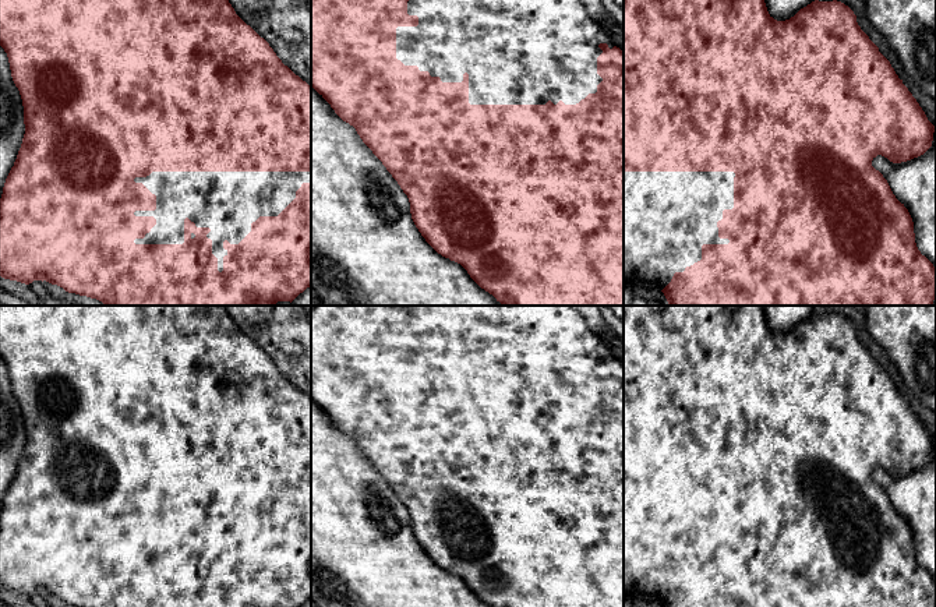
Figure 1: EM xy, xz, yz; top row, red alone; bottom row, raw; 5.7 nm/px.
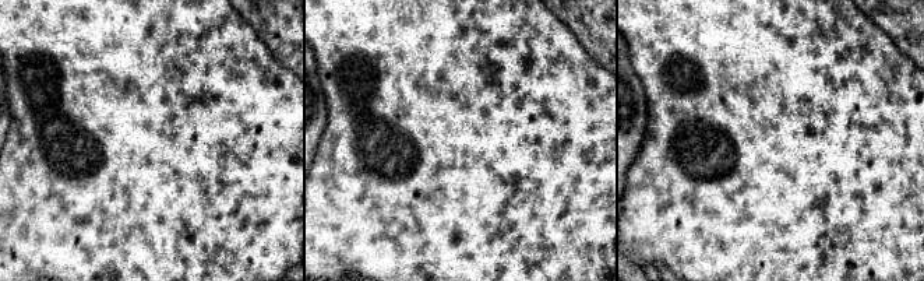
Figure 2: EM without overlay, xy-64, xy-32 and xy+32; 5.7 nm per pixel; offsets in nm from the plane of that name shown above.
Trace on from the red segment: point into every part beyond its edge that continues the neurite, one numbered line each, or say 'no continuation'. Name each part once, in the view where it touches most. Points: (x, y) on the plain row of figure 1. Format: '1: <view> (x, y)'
1: xy (228, 515)

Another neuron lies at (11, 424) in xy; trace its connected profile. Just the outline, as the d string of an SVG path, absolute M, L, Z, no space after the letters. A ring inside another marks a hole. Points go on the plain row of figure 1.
M0 359L0 511L25 447L24 419L7 366Z

